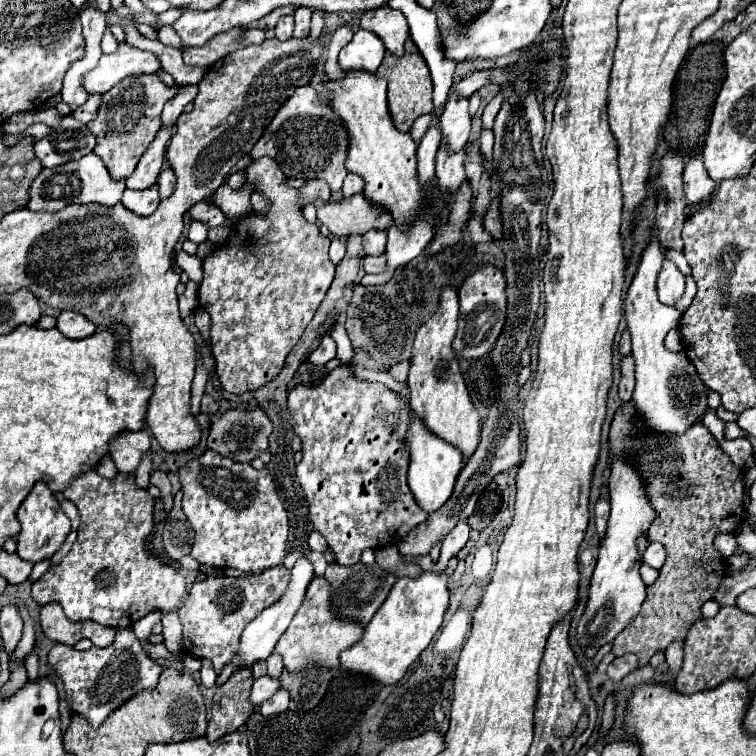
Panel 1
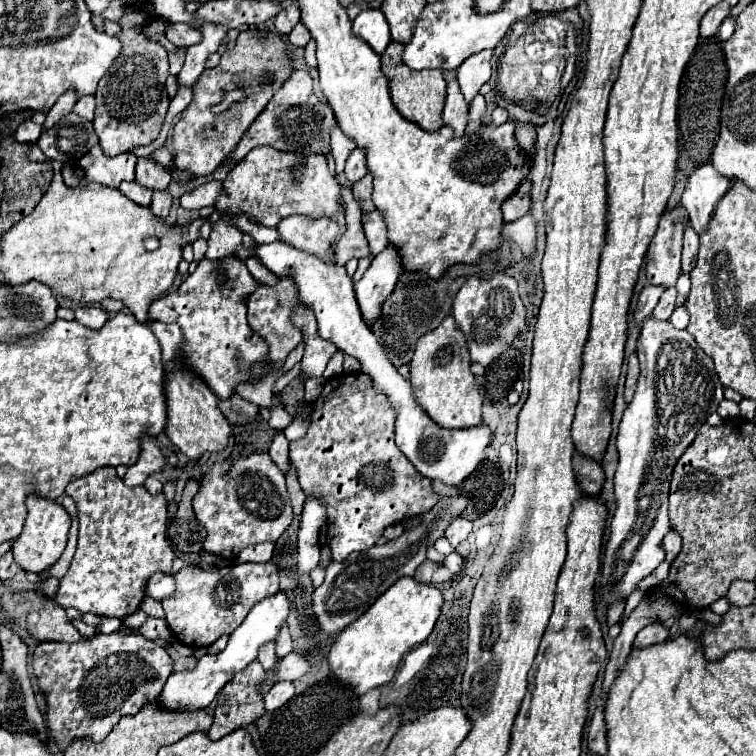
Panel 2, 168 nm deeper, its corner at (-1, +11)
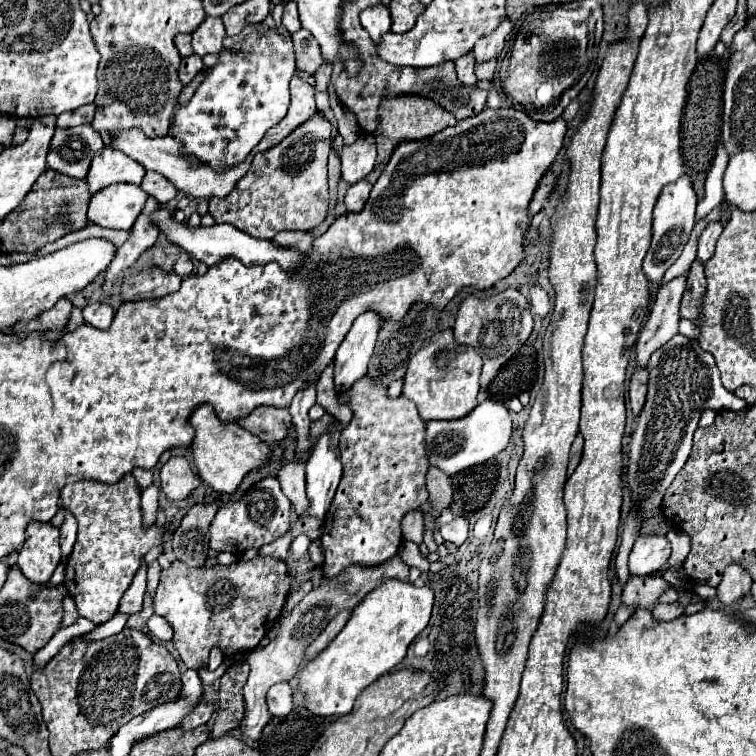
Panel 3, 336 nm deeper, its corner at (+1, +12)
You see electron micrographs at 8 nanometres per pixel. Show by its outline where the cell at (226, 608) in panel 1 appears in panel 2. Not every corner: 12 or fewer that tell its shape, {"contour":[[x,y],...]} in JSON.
{"contour":[[274,563],[180,569],[174,637],[208,647],[279,590]]}

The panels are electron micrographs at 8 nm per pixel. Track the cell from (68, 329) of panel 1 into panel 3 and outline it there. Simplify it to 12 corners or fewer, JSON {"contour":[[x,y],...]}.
{"contour":[[96,302],[84,308],[84,318],[94,328],[108,328],[114,308]]}

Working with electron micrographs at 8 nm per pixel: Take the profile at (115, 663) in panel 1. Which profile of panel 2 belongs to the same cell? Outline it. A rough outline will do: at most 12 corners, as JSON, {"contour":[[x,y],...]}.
{"contour":[[138,629],[42,641],[64,751],[156,701],[170,655]]}

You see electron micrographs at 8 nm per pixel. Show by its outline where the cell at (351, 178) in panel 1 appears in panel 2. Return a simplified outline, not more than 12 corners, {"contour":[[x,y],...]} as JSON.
{"contour":[[354,149],[346,161],[344,175],[356,183],[366,175],[364,153]]}

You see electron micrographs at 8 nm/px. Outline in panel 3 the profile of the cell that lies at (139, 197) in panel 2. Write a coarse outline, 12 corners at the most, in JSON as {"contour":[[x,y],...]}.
{"contour":[[112,184],[90,200],[88,220],[128,230],[148,194]]}

